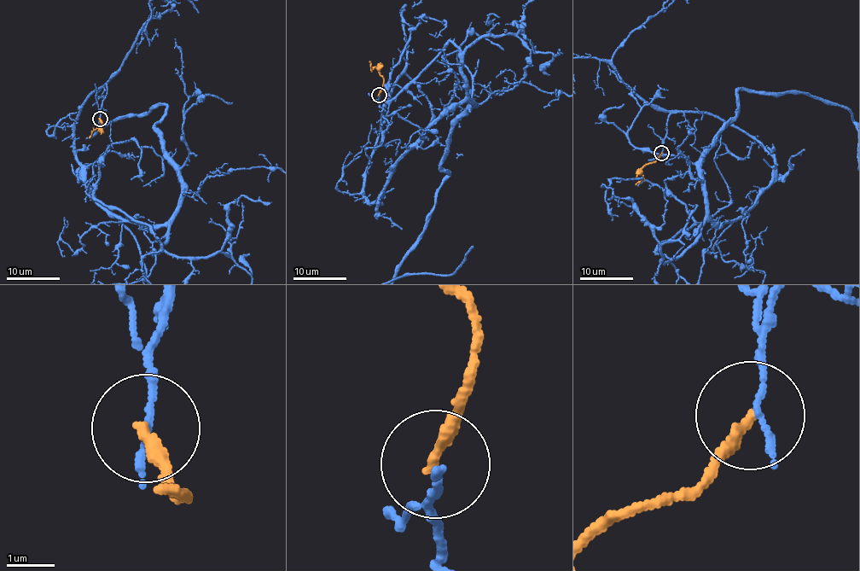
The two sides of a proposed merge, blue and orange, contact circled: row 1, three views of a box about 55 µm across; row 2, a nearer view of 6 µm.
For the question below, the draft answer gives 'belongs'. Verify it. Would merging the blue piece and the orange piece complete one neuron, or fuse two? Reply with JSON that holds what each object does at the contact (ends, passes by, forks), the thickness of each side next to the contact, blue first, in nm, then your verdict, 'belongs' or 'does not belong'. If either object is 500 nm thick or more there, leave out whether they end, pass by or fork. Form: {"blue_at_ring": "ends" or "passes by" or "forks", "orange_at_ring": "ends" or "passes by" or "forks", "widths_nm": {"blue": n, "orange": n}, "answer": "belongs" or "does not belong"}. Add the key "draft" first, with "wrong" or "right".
{"draft": "wrong", "blue_at_ring": "ends", "orange_at_ring": "ends", "widths_nm": {"blue": 160, "orange": 240}, "answer": "does not belong"}

